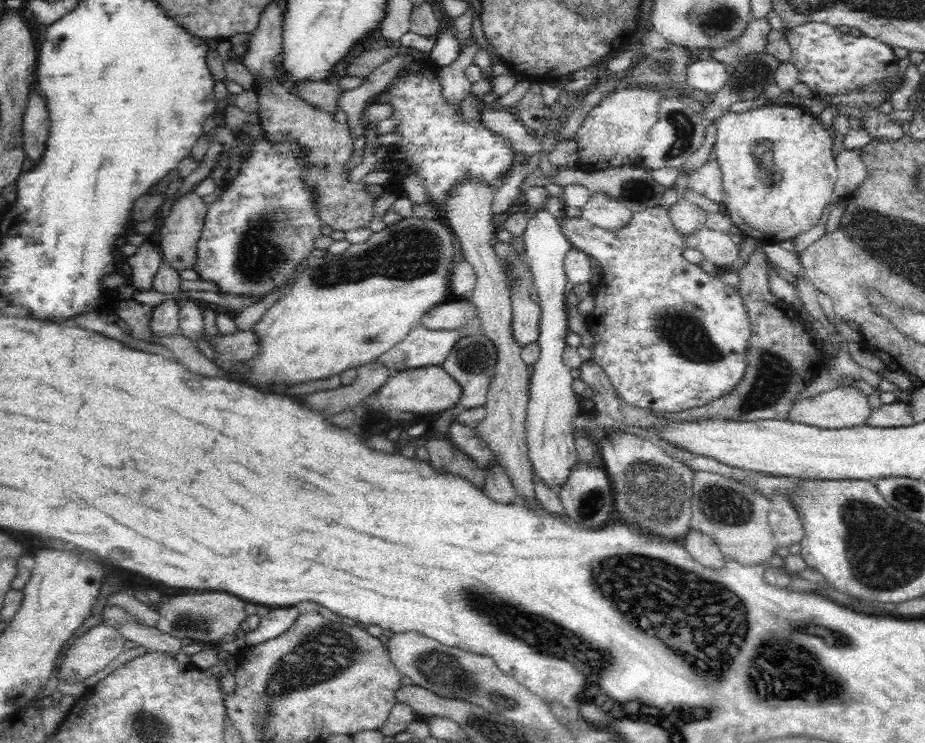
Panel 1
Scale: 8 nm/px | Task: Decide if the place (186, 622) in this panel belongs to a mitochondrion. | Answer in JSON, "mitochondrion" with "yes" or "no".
{"mitochondrion":"yes"}

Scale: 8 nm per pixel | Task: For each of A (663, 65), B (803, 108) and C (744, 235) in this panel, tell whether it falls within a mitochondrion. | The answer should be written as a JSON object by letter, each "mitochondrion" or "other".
{"A":"mitochondrion","B":"other","C":"other"}

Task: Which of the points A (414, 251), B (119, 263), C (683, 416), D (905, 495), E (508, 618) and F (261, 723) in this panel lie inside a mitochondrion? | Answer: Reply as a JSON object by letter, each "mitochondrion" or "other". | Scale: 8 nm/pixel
{"A":"mitochondrion","B":"other","C":"other","D":"mitochondrion","E":"mitochondrion","F":"mitochondrion"}

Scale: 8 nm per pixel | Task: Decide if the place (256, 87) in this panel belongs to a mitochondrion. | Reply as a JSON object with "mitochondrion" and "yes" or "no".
{"mitochondrion":"no"}

